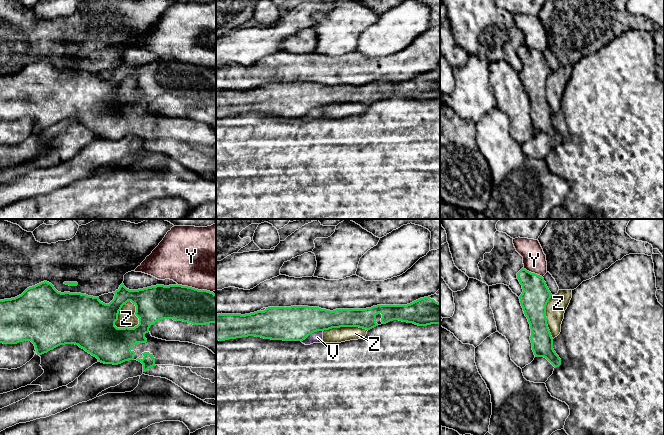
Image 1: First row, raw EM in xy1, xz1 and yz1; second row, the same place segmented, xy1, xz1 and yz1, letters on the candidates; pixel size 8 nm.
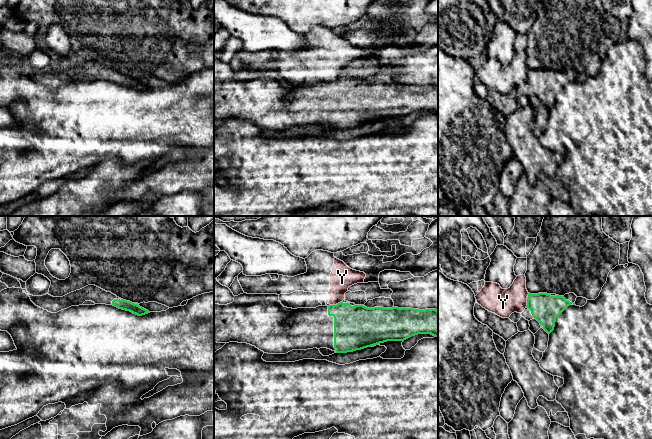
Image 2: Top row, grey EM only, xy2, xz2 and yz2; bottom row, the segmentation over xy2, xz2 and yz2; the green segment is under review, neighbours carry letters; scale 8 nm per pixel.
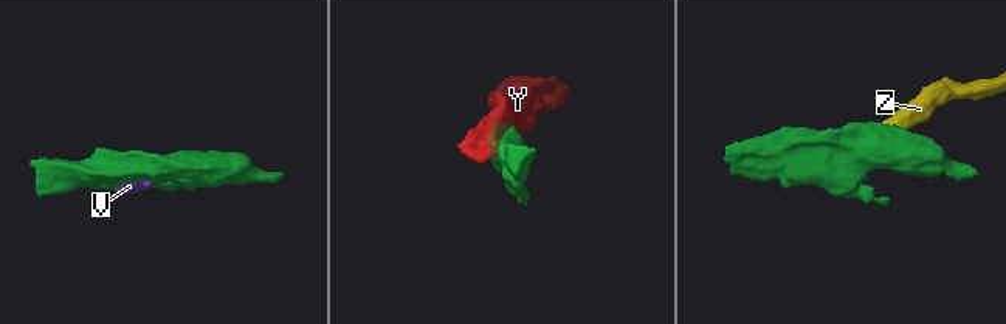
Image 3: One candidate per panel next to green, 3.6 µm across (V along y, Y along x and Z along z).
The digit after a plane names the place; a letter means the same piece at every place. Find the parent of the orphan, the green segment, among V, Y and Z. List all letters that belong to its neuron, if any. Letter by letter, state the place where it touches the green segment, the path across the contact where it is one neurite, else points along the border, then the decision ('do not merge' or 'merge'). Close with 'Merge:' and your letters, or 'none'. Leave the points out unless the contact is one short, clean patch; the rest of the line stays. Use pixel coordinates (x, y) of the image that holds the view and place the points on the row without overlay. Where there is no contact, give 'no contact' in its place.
V: meets green in xz1 at (311, 109); do not merge
Y: meets green in xy1 at (194, 64); do not merge
Z: meets green in xy1 at (118, 89); do not merge
Merge: none

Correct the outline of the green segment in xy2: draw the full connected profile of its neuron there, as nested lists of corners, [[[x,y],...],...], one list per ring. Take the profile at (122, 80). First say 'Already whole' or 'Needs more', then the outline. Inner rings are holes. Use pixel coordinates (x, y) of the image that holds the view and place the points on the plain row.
Needs more. [[[88,61],[63,73],[53,73],[49,70],[43,72],[33,72],[29,70],[29,73],[36,82],[51,89],[57,89],[71,82],[83,81],[85,77],[92,77],[95,80],[113,81],[119,85],[130,87],[138,92],[150,89],[139,81],[123,76],[111,68],[107,68],[95,61]]]

